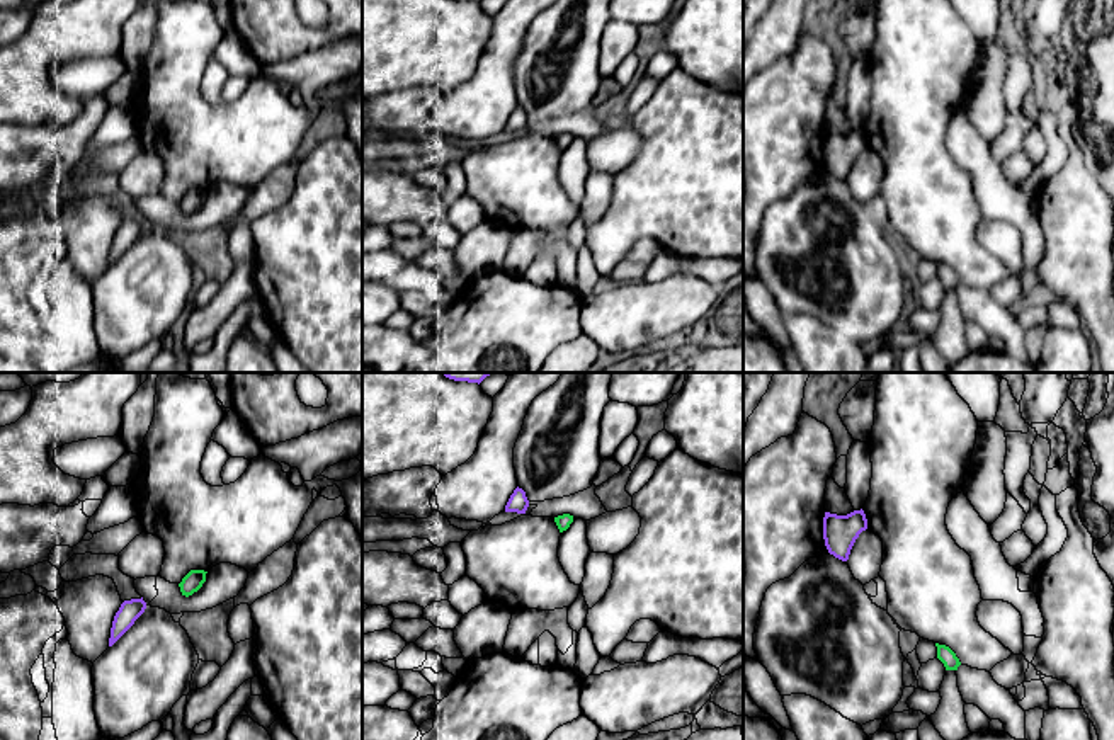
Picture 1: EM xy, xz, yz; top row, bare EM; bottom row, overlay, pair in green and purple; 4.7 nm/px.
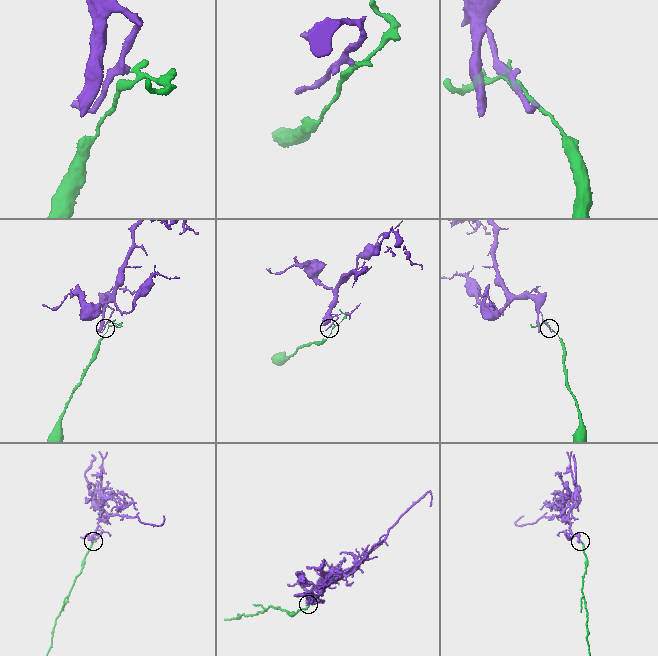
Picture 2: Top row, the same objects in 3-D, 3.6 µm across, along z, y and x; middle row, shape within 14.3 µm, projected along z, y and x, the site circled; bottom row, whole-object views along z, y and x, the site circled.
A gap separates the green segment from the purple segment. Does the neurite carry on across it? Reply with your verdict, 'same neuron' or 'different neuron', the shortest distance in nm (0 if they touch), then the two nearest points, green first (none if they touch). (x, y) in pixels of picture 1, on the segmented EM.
different neuron | 140 nm | xz (555, 518), (528, 506)

